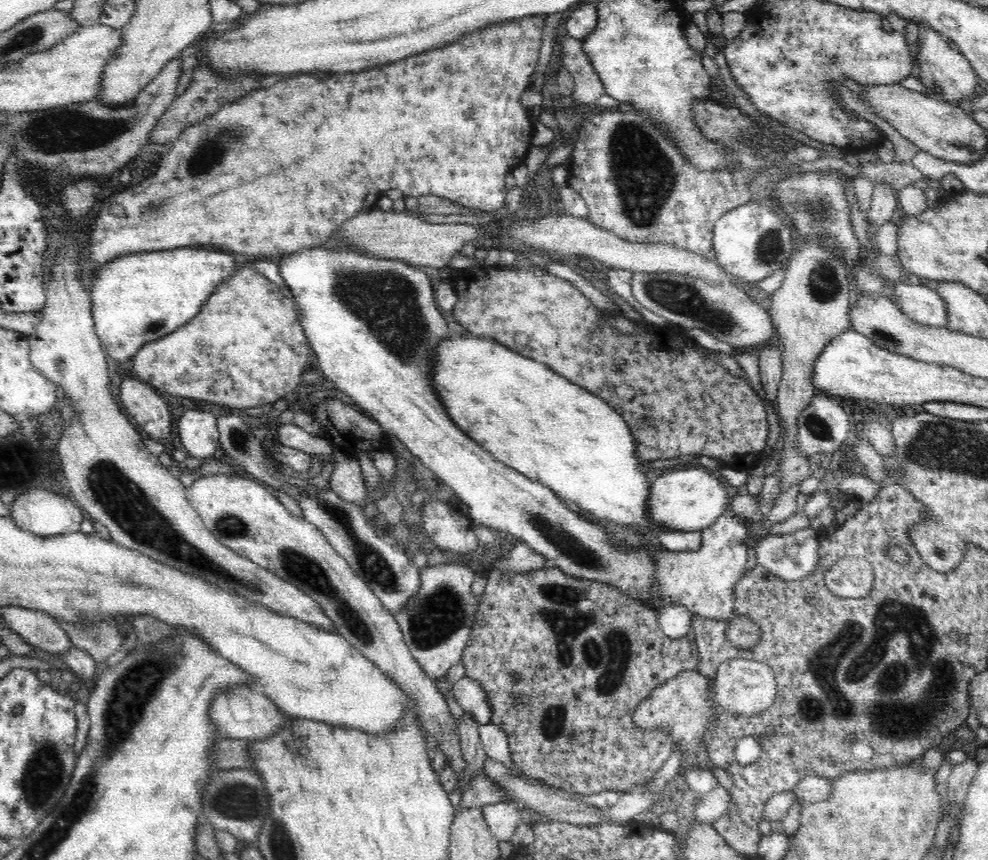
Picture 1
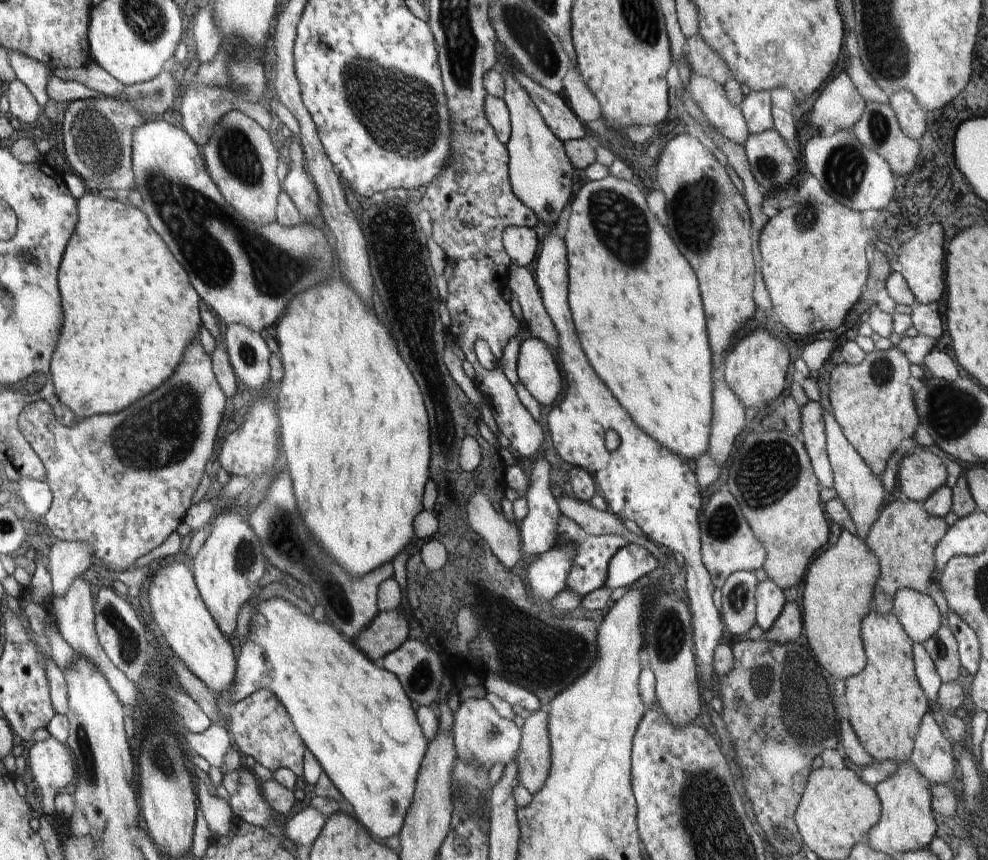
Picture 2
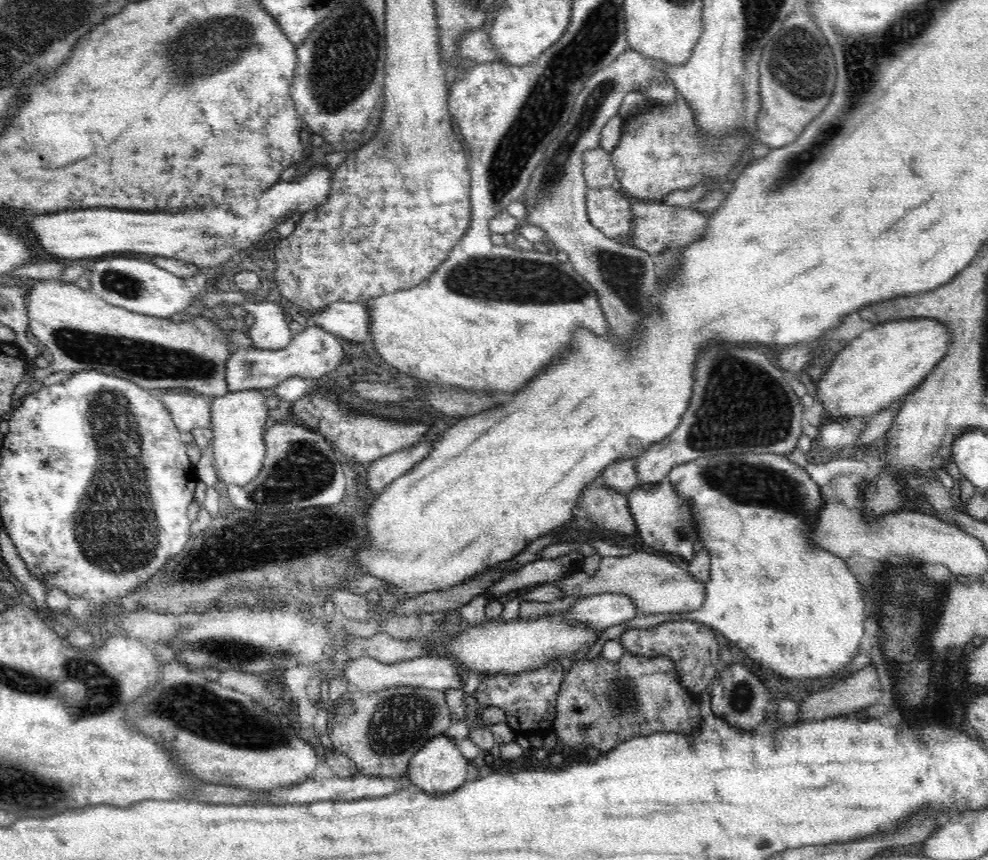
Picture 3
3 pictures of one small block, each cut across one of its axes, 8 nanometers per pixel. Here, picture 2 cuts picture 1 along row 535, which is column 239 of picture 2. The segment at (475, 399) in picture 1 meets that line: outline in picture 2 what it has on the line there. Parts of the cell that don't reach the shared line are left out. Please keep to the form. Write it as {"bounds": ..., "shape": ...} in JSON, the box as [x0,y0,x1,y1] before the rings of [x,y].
{"bounds":[217,598,427,840],"shape":[[[269,598],[255,606],[249,634],[237,656],[233,692],[217,696],[219,710],[225,714],[227,706],[259,690],[269,690],[277,696],[293,728],[307,746],[307,752],[315,756],[323,774],[329,776],[345,798],[347,810],[367,828],[367,832],[375,840],[397,836],[411,806],[417,774],[427,752],[427,738],[421,732],[417,712],[413,712],[413,702],[407,698],[397,676],[381,664],[371,662],[353,642],[343,640],[331,624],[325,624],[325,620],[317,622],[311,614],[307,616],[285,598]]]}

